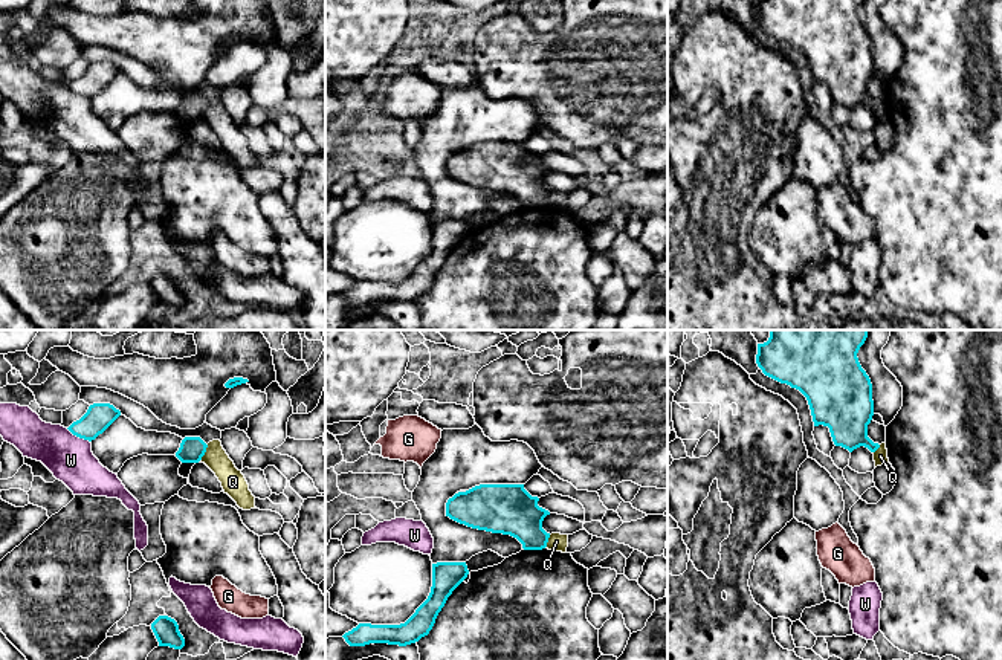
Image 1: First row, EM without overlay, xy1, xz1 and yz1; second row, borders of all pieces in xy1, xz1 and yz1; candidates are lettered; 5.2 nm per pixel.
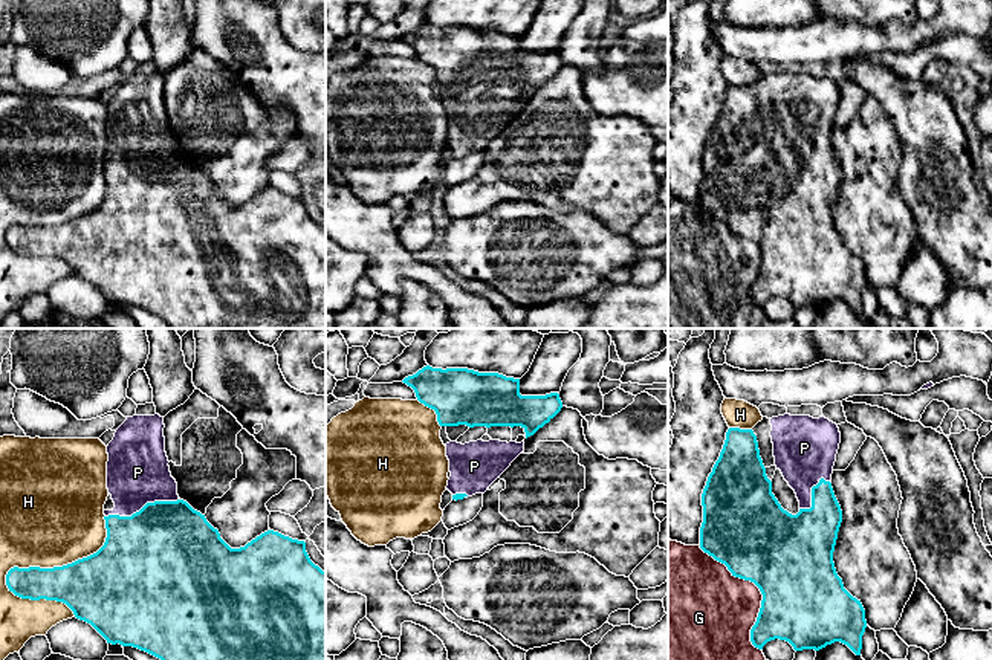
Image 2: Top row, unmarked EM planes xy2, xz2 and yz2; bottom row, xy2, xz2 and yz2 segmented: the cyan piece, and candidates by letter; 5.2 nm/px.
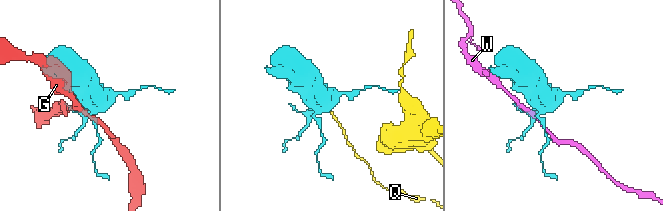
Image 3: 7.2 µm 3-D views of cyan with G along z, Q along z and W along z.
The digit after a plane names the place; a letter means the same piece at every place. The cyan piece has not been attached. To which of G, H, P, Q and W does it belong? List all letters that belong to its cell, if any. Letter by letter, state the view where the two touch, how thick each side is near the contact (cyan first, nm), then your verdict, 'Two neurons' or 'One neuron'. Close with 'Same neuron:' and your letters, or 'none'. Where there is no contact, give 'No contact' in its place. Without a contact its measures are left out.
G: Touches cyan in yz2. Thickness 460 nm (cyan) against 400 nm. Two neurons
H: Touches cyan in xy2. Thickness 380 nm (cyan) against 480 nm. Two neurons
P: Touches cyan in xy2. Thickness 480 nm (cyan) against 320 nm. One neuron
Q: Touches cyan in xy1. Thickness 130 nm (cyan) against 130 nm. Two neurons
W: Touches cyan in xy1. Thickness 140 nm (cyan) against 240 nm. Two neurons
Same neuron: P

